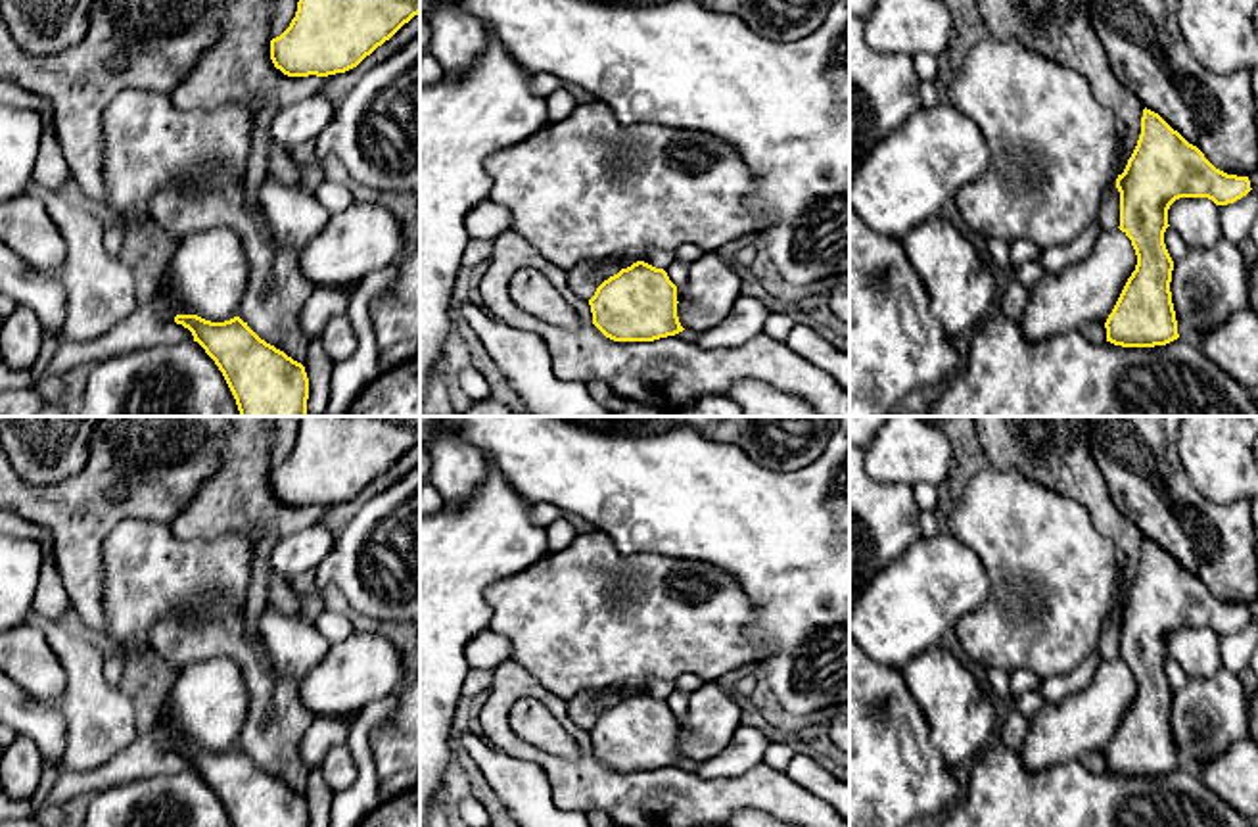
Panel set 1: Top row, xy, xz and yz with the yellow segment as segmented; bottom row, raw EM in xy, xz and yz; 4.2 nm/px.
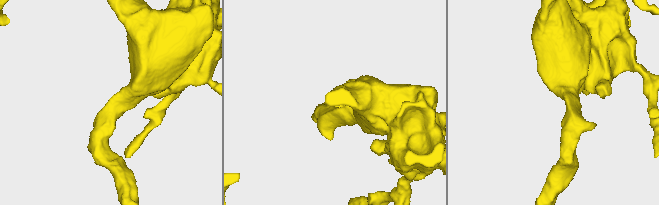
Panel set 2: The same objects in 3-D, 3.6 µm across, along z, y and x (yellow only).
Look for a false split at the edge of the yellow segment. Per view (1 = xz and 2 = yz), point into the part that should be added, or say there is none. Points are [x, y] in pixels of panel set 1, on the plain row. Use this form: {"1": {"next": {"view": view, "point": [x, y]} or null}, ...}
{"1": {"next": null}, "2": {"next": null}}

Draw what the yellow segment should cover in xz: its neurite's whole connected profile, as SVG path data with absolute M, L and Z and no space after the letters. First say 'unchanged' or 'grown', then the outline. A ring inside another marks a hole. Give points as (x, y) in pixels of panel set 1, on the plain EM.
unchanged | M644 691L604 710L589 729L593 754L614 771L654 771L683 762L677 733L667 702Z

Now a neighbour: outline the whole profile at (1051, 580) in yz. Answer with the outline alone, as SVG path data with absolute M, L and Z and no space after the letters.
M988 466L974 474L951 512L951 533L974 549L988 574L984 603L965 614L957 627L957 639L970 660L986 670L1030 670L1039 679L1070 672L1097 652L1103 624L1116 616L1118 608L1118 551L1101 537L1087 510L1045 485L1028 480L1016 468Z

